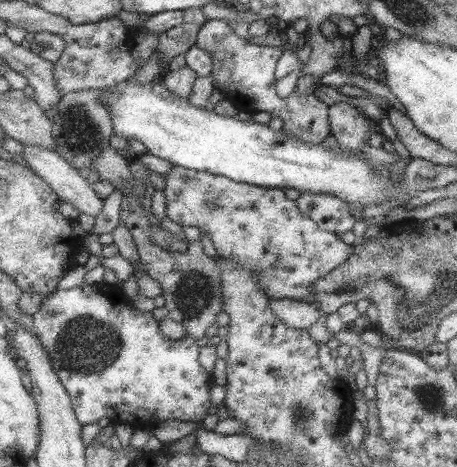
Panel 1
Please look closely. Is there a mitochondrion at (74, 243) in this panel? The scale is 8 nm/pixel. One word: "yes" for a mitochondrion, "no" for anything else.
no

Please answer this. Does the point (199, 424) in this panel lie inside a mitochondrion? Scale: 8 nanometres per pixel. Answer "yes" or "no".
no

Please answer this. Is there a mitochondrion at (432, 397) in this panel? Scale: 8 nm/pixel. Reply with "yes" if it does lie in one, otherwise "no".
yes

